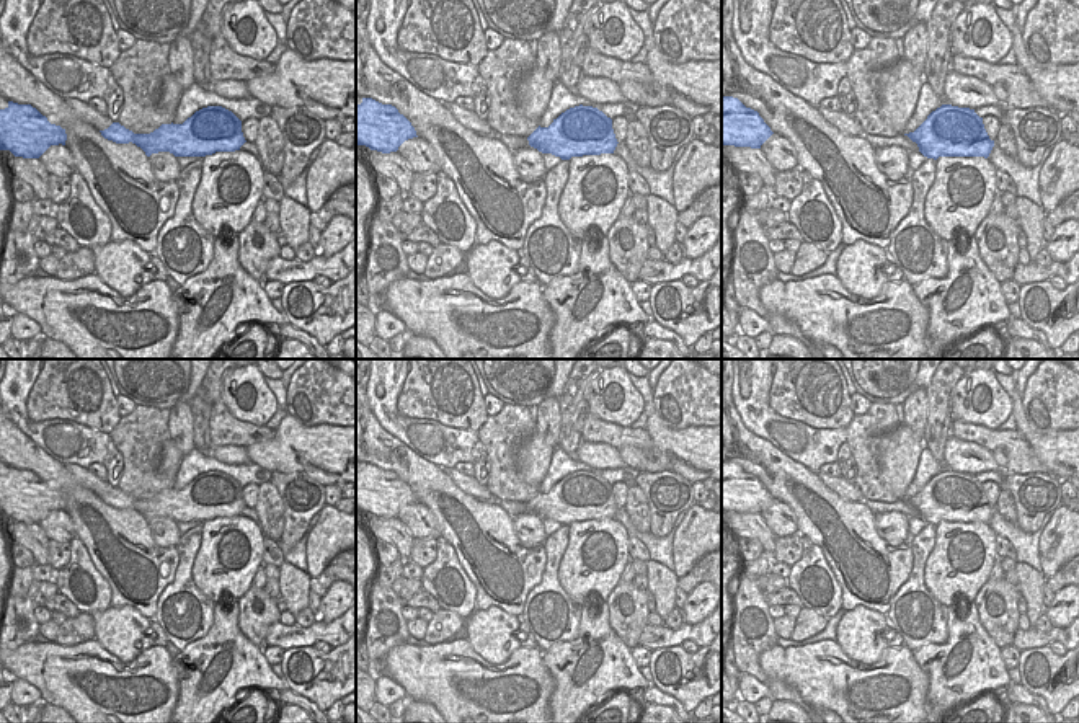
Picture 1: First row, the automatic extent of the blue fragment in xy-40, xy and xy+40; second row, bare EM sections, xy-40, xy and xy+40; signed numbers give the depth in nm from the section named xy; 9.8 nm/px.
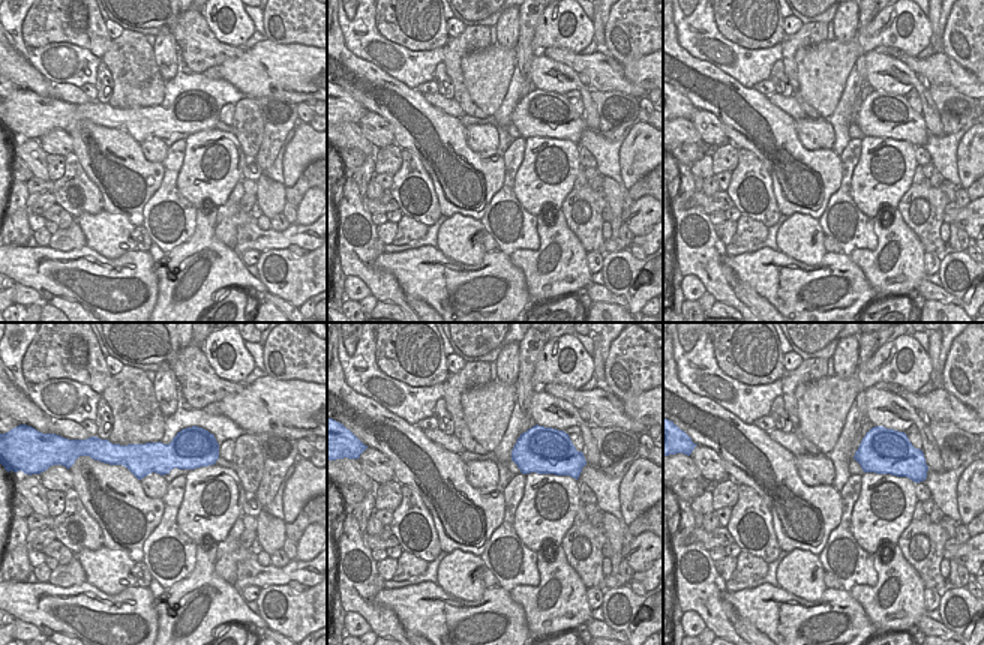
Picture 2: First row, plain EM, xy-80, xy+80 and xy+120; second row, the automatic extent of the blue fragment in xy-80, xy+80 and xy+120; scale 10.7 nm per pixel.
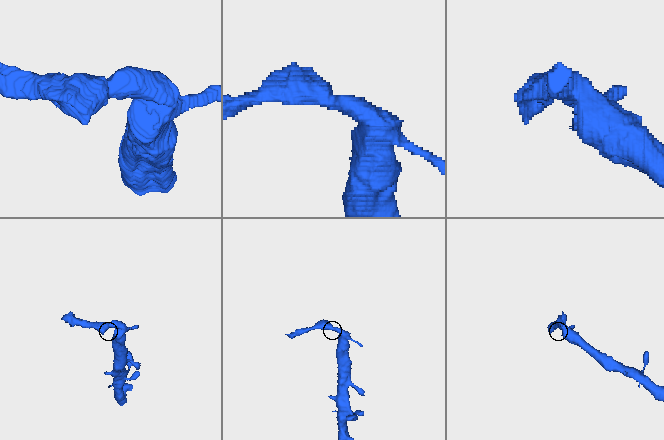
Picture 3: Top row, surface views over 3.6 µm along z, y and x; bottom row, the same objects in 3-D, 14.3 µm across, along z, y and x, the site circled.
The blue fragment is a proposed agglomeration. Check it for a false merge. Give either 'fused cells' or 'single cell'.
fused cells

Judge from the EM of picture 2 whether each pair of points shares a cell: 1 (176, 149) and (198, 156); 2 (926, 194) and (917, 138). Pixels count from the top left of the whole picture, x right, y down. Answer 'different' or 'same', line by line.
1: different
2: different

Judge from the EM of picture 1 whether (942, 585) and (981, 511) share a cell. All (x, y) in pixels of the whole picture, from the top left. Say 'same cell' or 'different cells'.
same cell

